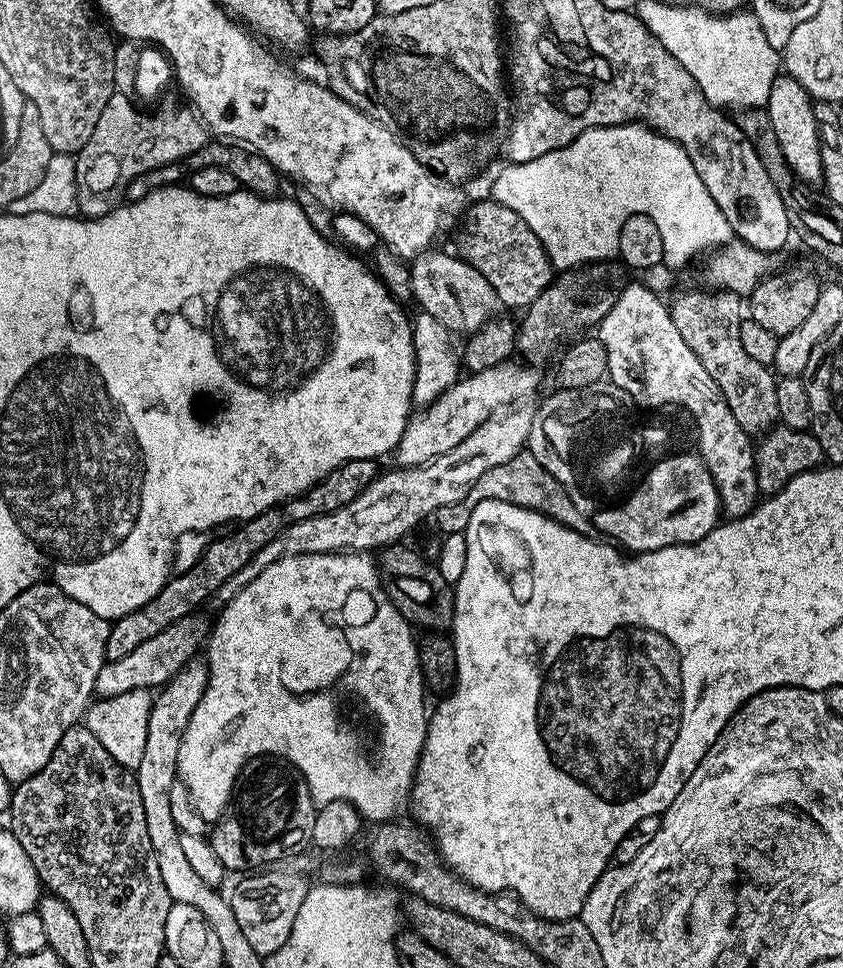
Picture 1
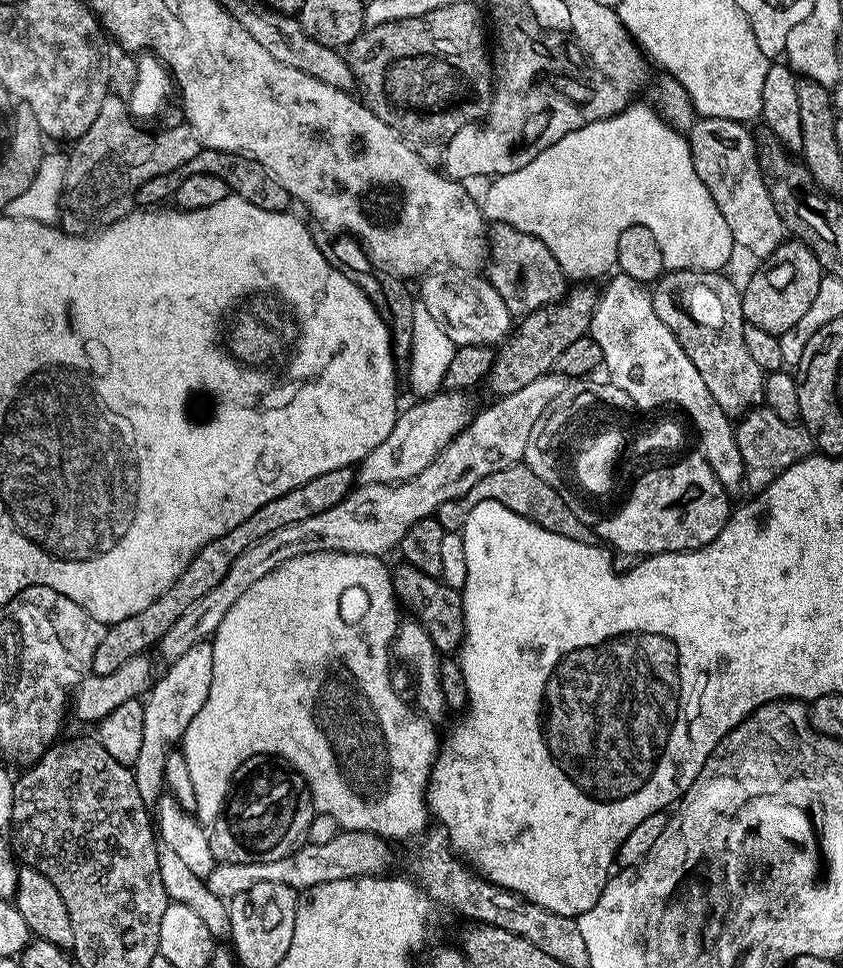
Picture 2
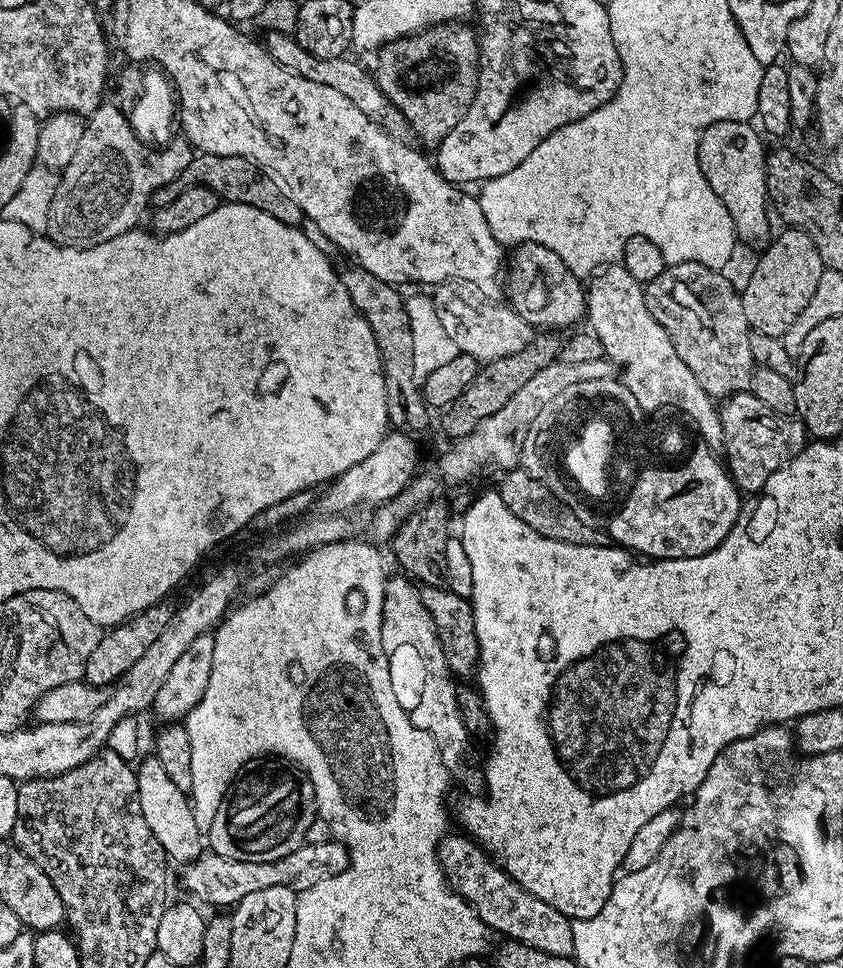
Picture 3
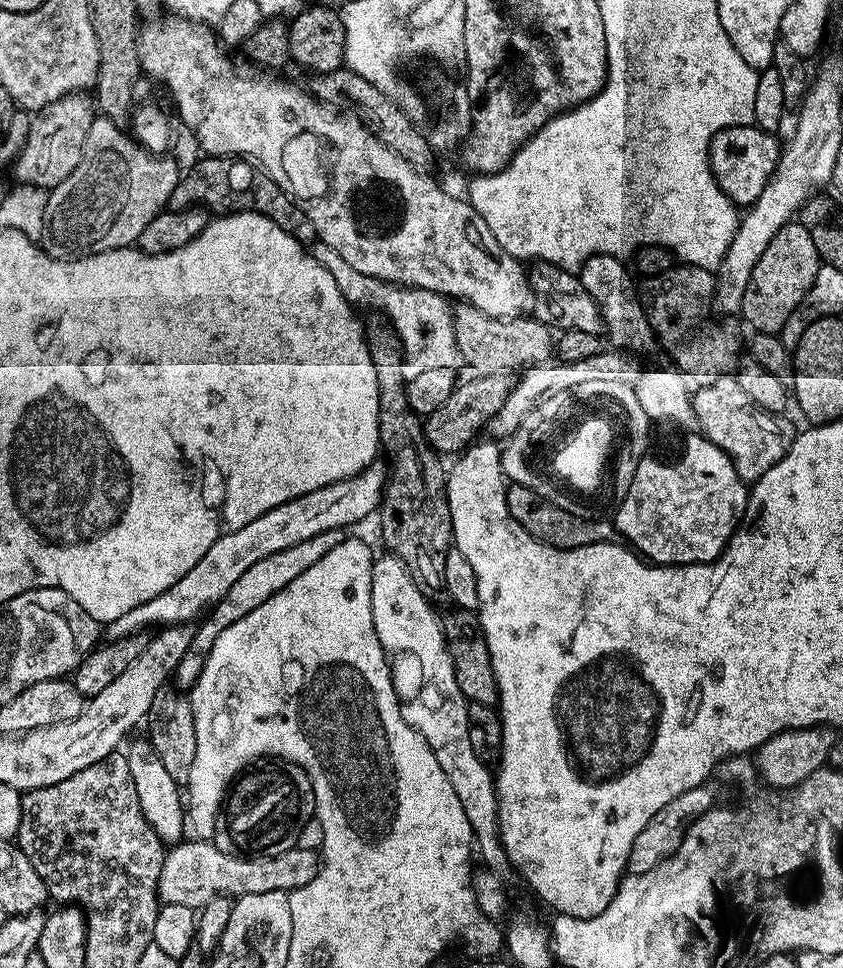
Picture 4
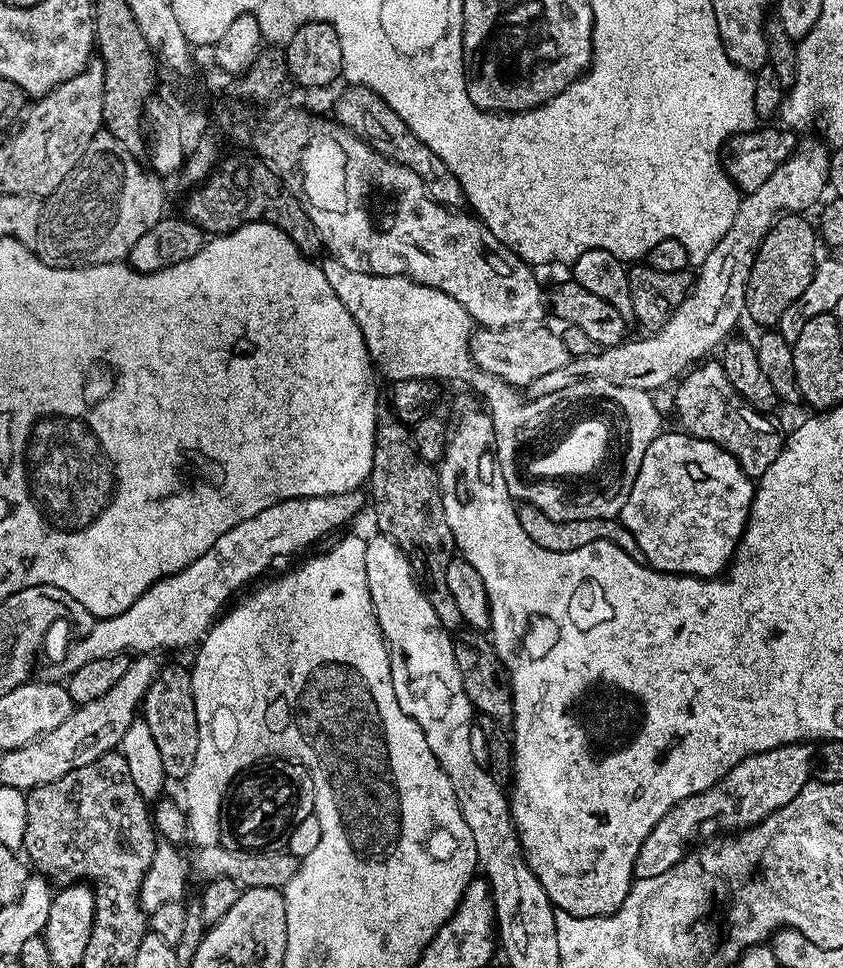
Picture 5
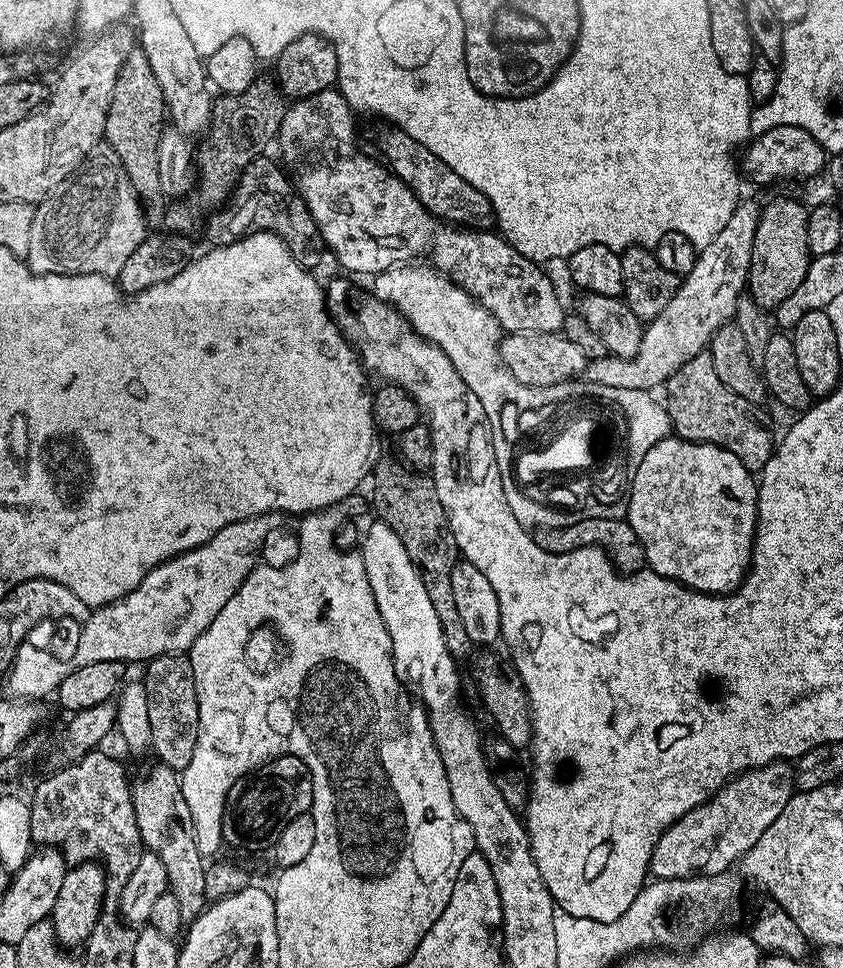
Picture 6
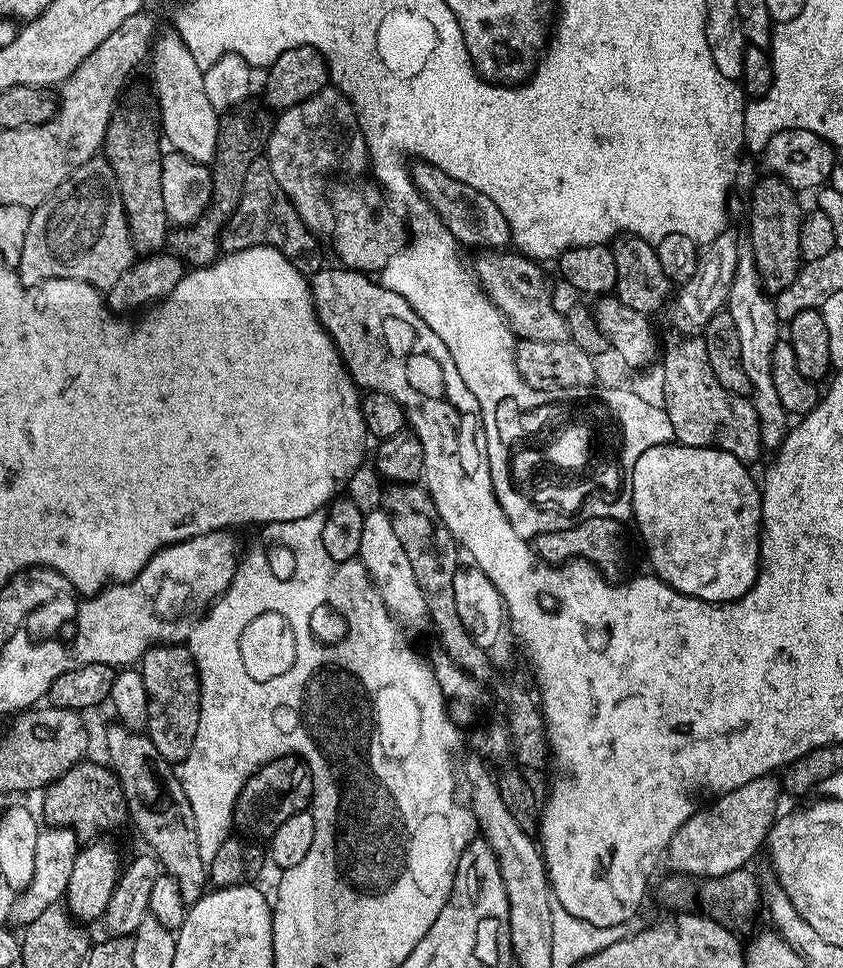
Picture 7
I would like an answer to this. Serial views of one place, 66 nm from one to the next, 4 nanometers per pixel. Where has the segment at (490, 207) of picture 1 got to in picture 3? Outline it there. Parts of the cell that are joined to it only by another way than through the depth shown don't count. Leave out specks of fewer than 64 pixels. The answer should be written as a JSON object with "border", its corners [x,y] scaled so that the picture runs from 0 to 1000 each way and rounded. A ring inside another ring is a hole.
{"border":[[[624,250],[623,252],[613,252],[611,255],[606,257],[607,265],[601,265],[600,273],[600,288],[597,290],[598,293],[598,302],[603,307],[600,307],[601,313],[606,316],[607,319],[612,321],[619,329],[624,329],[624,333],[629,336],[635,337],[641,341],[664,341],[660,339],[674,339],[677,340],[680,337],[677,335],[683,335],[687,331],[692,332],[695,326],[695,298],[690,292],[689,286],[683,285],[679,282],[677,279],[671,275],[671,271],[667,271],[667,267],[662,267],[662,262],[657,262],[657,258],[652,258],[648,254],[638,254],[633,250]]]}

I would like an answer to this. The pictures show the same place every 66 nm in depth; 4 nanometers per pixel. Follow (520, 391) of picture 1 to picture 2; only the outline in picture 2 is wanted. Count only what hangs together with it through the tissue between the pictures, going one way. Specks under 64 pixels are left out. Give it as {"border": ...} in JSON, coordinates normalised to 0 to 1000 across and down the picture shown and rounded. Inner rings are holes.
{"border":[[[521,403],[512,409],[495,412],[484,423],[471,429],[467,440],[444,465],[425,480],[427,500],[476,500],[479,496],[491,494],[524,469],[524,465],[544,446],[550,445],[558,433],[550,427],[552,406],[535,403]]]}

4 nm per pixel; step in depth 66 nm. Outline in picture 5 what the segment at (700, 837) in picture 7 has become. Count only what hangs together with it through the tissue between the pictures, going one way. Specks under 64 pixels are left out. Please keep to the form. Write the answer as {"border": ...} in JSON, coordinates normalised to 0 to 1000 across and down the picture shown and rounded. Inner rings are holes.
{"border":[[[955,767],[923,771],[875,787],[847,812],[804,829],[776,852],[771,862],[766,862],[766,870],[762,870],[757,878],[751,906],[760,909],[790,903],[790,899],[809,890],[809,886],[816,883],[826,858],[843,847],[855,847],[861,854],[873,855],[868,857],[893,855],[896,851],[904,850],[913,841],[932,833],[932,829],[942,829],[942,824],[947,824],[949,817],[964,805],[964,784],[964,770]]]}

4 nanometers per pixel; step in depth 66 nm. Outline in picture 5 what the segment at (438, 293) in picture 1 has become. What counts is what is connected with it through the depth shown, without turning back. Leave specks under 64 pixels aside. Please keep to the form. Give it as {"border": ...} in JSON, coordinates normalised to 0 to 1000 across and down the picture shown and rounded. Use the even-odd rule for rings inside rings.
{"border":[[[616,335],[604,339],[569,339],[561,342],[558,352],[560,373],[580,389],[597,393],[603,399],[625,399],[632,397],[643,386],[656,382],[667,382],[675,374],[674,363],[668,346],[663,342],[654,343],[647,337]]]}

